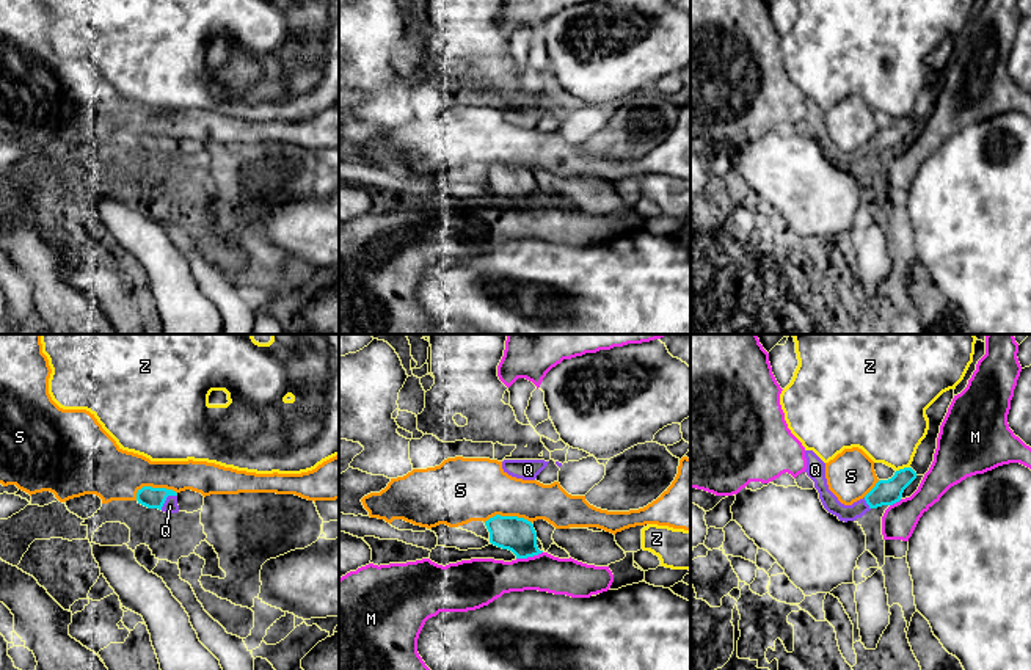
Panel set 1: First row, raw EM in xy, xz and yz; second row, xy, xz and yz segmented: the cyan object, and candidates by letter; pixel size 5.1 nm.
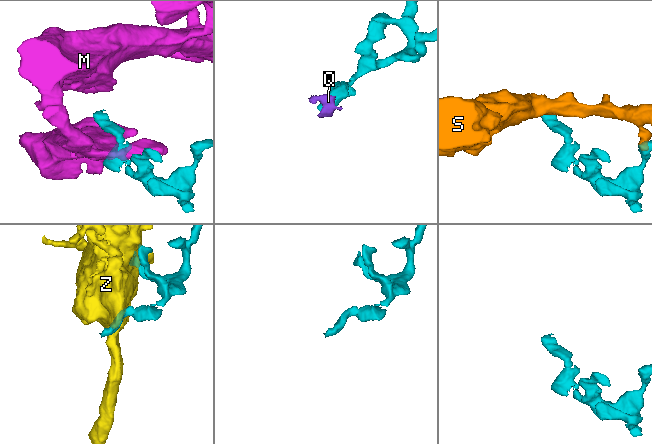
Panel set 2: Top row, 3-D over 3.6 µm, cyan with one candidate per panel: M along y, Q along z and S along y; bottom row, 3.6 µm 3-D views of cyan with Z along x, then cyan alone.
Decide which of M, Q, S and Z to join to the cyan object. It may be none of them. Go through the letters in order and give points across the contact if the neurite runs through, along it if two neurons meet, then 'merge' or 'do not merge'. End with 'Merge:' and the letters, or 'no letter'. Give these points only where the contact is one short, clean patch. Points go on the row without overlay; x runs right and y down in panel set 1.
M: do not merge
Q: across xy (153, 146), (165, 148), (170, 154) | merge
S: along xy (176, 142), (167, 137), (143, 135), (135, 148) | do not merge
Z: do not merge
Merge: Q

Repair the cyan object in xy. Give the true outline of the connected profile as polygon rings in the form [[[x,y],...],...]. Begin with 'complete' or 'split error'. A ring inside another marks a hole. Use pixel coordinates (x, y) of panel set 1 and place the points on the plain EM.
split error; [[[143,135],[137,141],[138,152],[148,157],[158,157],[165,162],[177,162],[177,141],[166,137]]]

